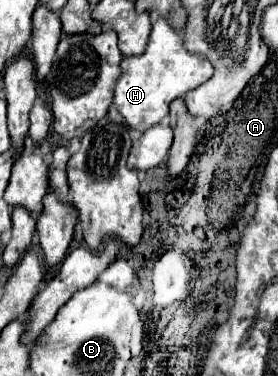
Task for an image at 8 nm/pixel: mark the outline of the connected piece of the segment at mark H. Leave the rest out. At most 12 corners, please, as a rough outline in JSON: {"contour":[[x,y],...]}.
{"contour":[[162,17],[124,57],[112,103],[140,133],[214,67]]}

